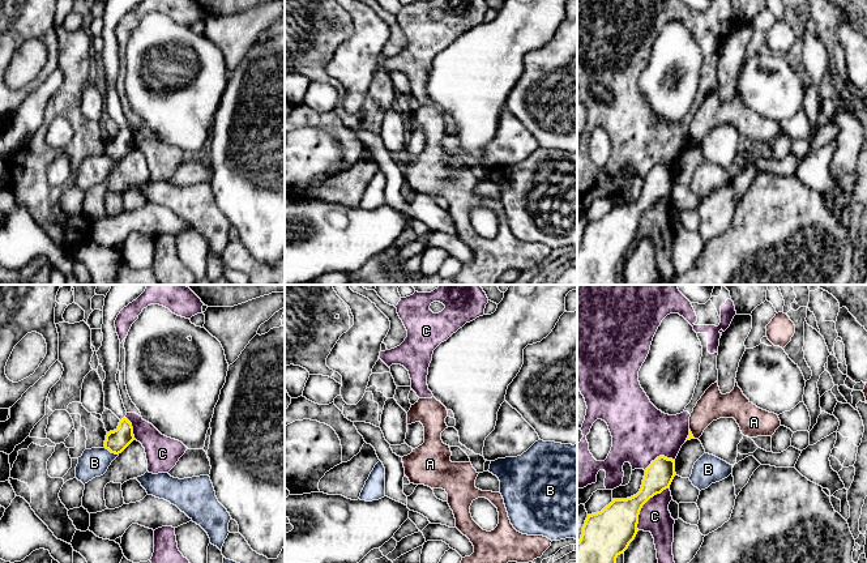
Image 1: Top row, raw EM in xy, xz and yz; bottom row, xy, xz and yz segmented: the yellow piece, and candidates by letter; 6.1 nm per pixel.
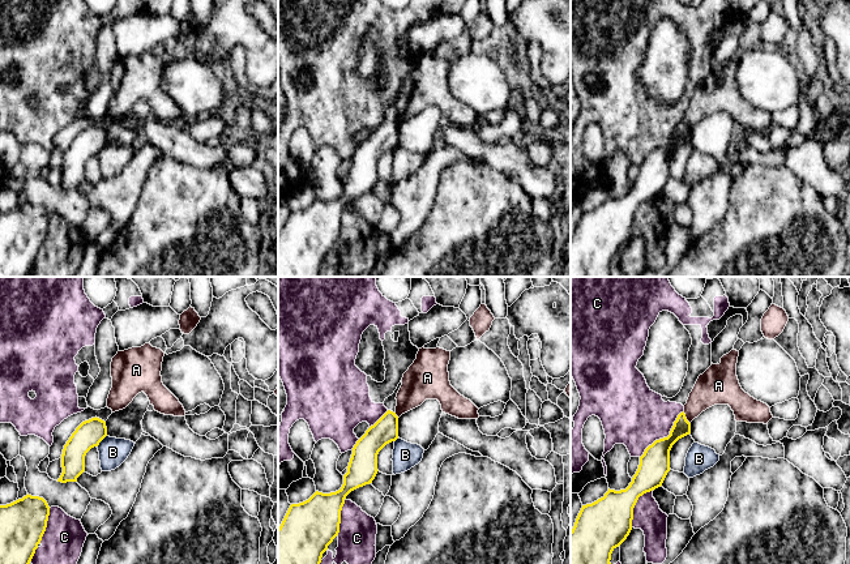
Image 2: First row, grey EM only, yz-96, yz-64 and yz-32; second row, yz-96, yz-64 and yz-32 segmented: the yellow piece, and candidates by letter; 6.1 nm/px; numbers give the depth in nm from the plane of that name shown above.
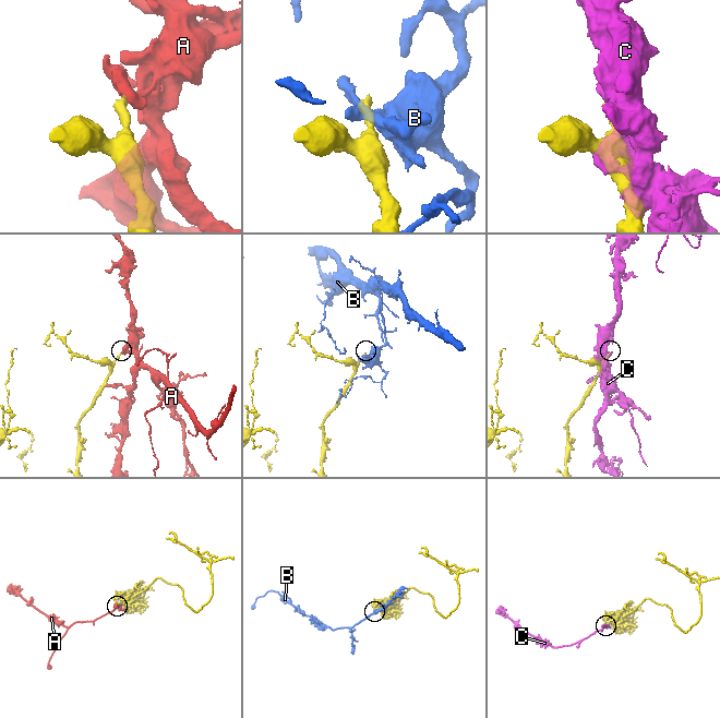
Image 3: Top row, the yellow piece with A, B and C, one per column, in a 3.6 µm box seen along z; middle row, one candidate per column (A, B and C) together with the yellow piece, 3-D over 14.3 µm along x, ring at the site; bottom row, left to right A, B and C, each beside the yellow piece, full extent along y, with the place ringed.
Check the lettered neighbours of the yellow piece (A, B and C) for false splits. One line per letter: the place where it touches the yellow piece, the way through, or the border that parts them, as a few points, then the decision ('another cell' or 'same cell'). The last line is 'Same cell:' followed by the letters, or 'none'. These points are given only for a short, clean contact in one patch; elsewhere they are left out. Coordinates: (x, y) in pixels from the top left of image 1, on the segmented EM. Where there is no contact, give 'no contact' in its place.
A: yz (691, 434) | along yz (690, 429), (695, 438) | another cell
B: xy (111, 452) | another cell
C: yz (644, 503) | another cell
Same cell: none

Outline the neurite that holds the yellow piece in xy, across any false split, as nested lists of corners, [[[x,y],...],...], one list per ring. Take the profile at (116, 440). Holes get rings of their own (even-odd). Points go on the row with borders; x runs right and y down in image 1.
[[[123,418],[116,430],[107,432],[104,448],[111,453],[121,453],[134,440],[132,423]]]

